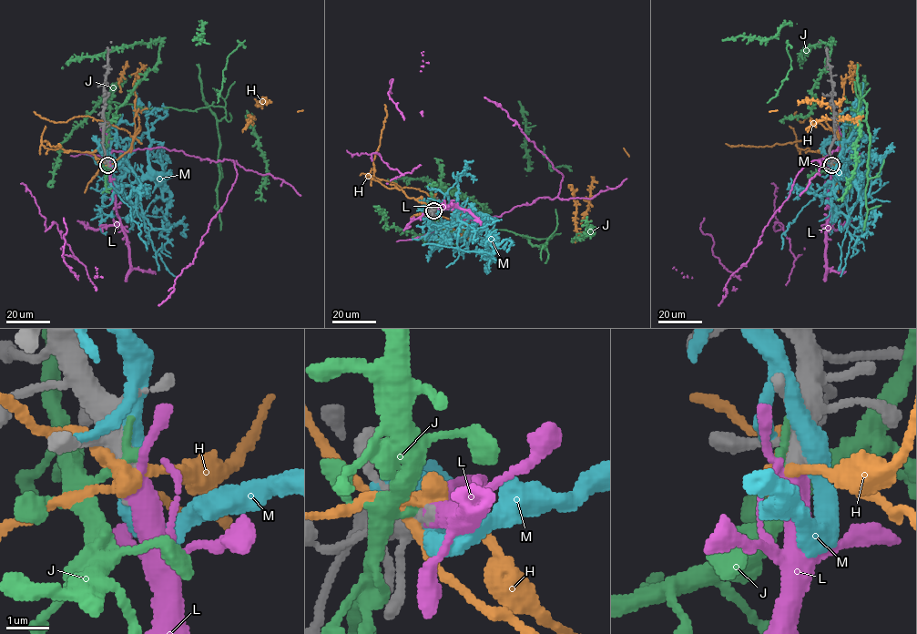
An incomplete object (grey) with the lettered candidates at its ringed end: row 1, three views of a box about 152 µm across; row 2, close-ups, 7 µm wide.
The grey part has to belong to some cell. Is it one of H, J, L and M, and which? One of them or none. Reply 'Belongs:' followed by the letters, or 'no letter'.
Belongs: L

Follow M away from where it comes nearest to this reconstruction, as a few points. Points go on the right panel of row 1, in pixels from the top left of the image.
M: (831, 163), (838, 176), (830, 201), (848, 219), (847, 230), (851, 239), (840, 276)

